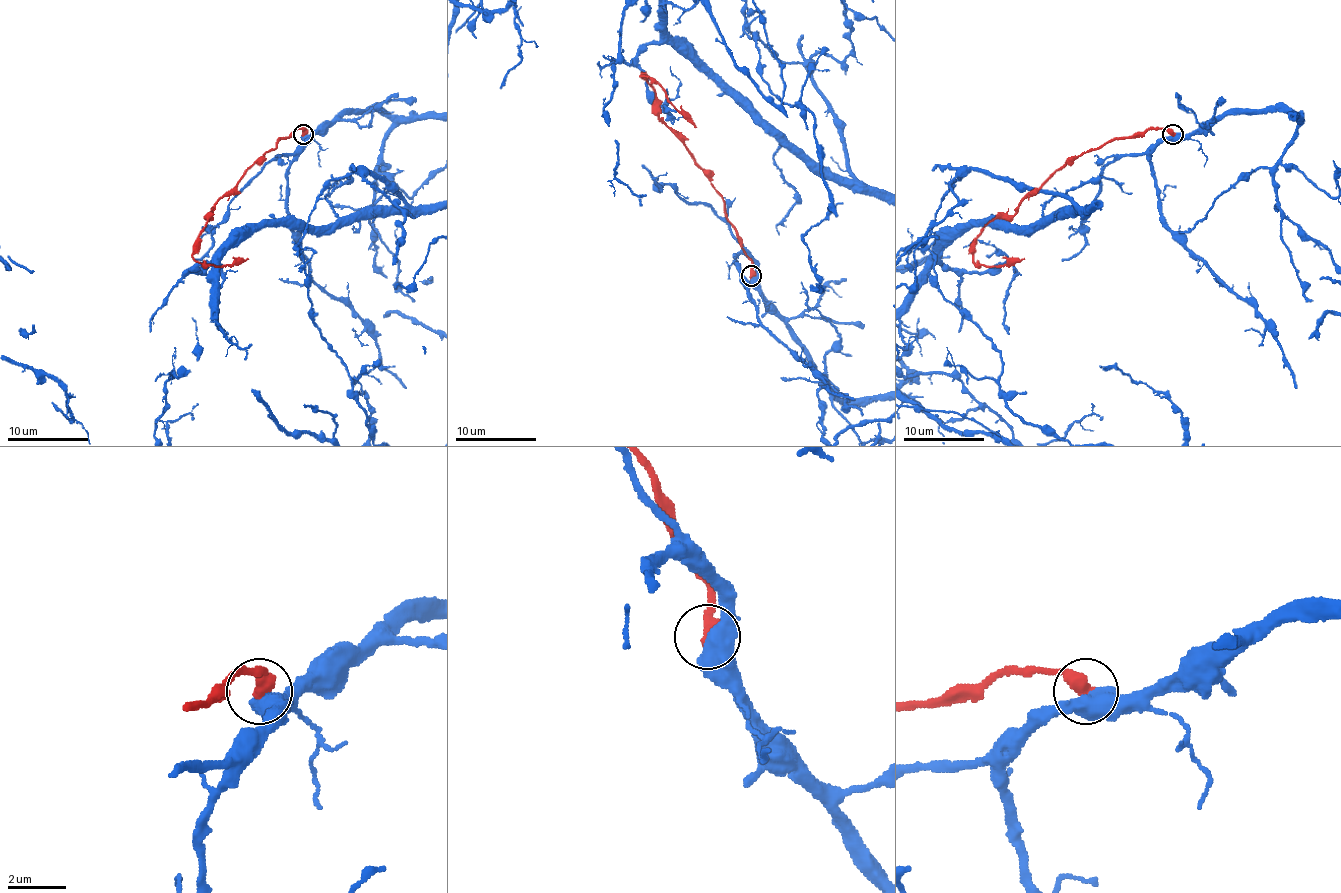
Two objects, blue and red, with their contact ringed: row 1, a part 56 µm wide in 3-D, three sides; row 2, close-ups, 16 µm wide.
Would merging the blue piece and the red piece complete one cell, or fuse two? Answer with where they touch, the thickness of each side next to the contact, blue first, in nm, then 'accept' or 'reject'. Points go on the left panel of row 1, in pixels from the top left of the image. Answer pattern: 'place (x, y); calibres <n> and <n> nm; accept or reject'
place (303, 134); calibres 550 and 500 nm; reject

